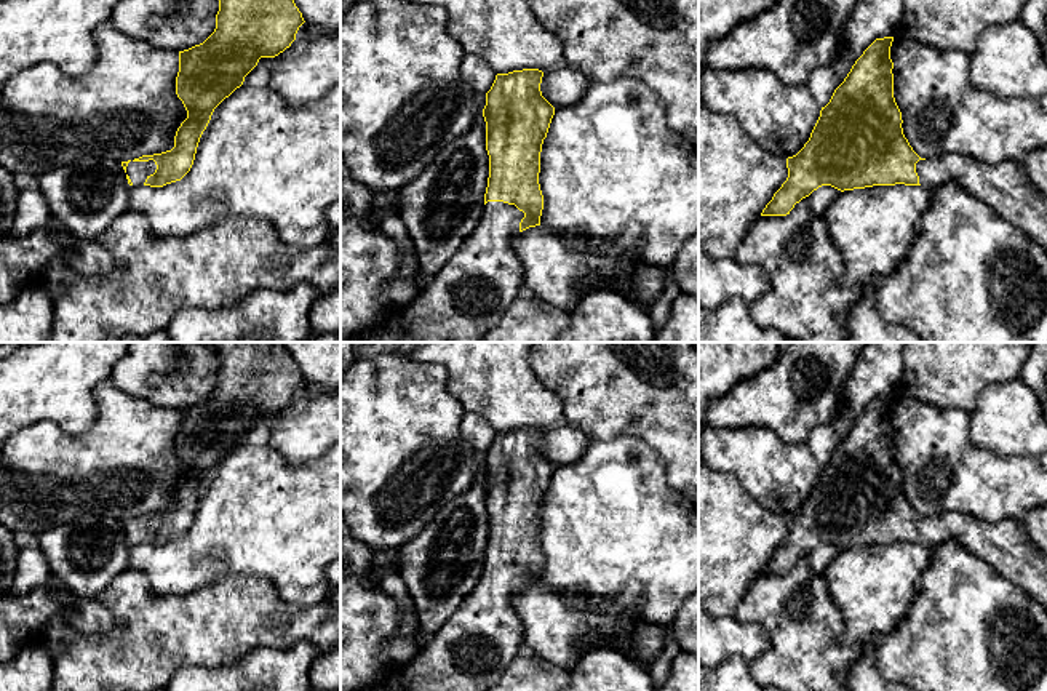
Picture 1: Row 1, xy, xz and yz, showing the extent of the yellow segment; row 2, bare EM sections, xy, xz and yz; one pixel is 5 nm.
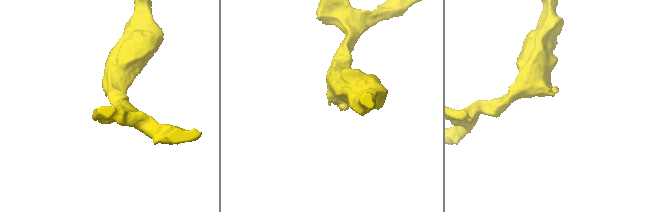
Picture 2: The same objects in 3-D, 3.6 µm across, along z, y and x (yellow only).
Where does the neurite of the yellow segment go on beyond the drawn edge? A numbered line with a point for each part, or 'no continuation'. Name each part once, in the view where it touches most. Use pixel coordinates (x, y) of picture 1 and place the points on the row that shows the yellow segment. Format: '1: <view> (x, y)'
1: xy (138, 171)

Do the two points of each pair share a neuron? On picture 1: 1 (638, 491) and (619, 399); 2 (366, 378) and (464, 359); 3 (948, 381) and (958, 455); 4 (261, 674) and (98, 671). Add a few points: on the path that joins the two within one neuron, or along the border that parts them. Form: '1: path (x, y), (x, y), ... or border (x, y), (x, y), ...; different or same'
1: border (592, 439), (635, 435), (659, 456); different
2: border (411, 359), (438, 363), (454, 397); different
3: border (915, 399), (943, 408), (963, 408), (969, 413); different
4: border (218, 667), (183, 667), (176, 674); different

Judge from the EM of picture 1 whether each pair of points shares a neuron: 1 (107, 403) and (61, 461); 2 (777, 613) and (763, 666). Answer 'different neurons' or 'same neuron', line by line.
1: same neuron
2: same neuron

